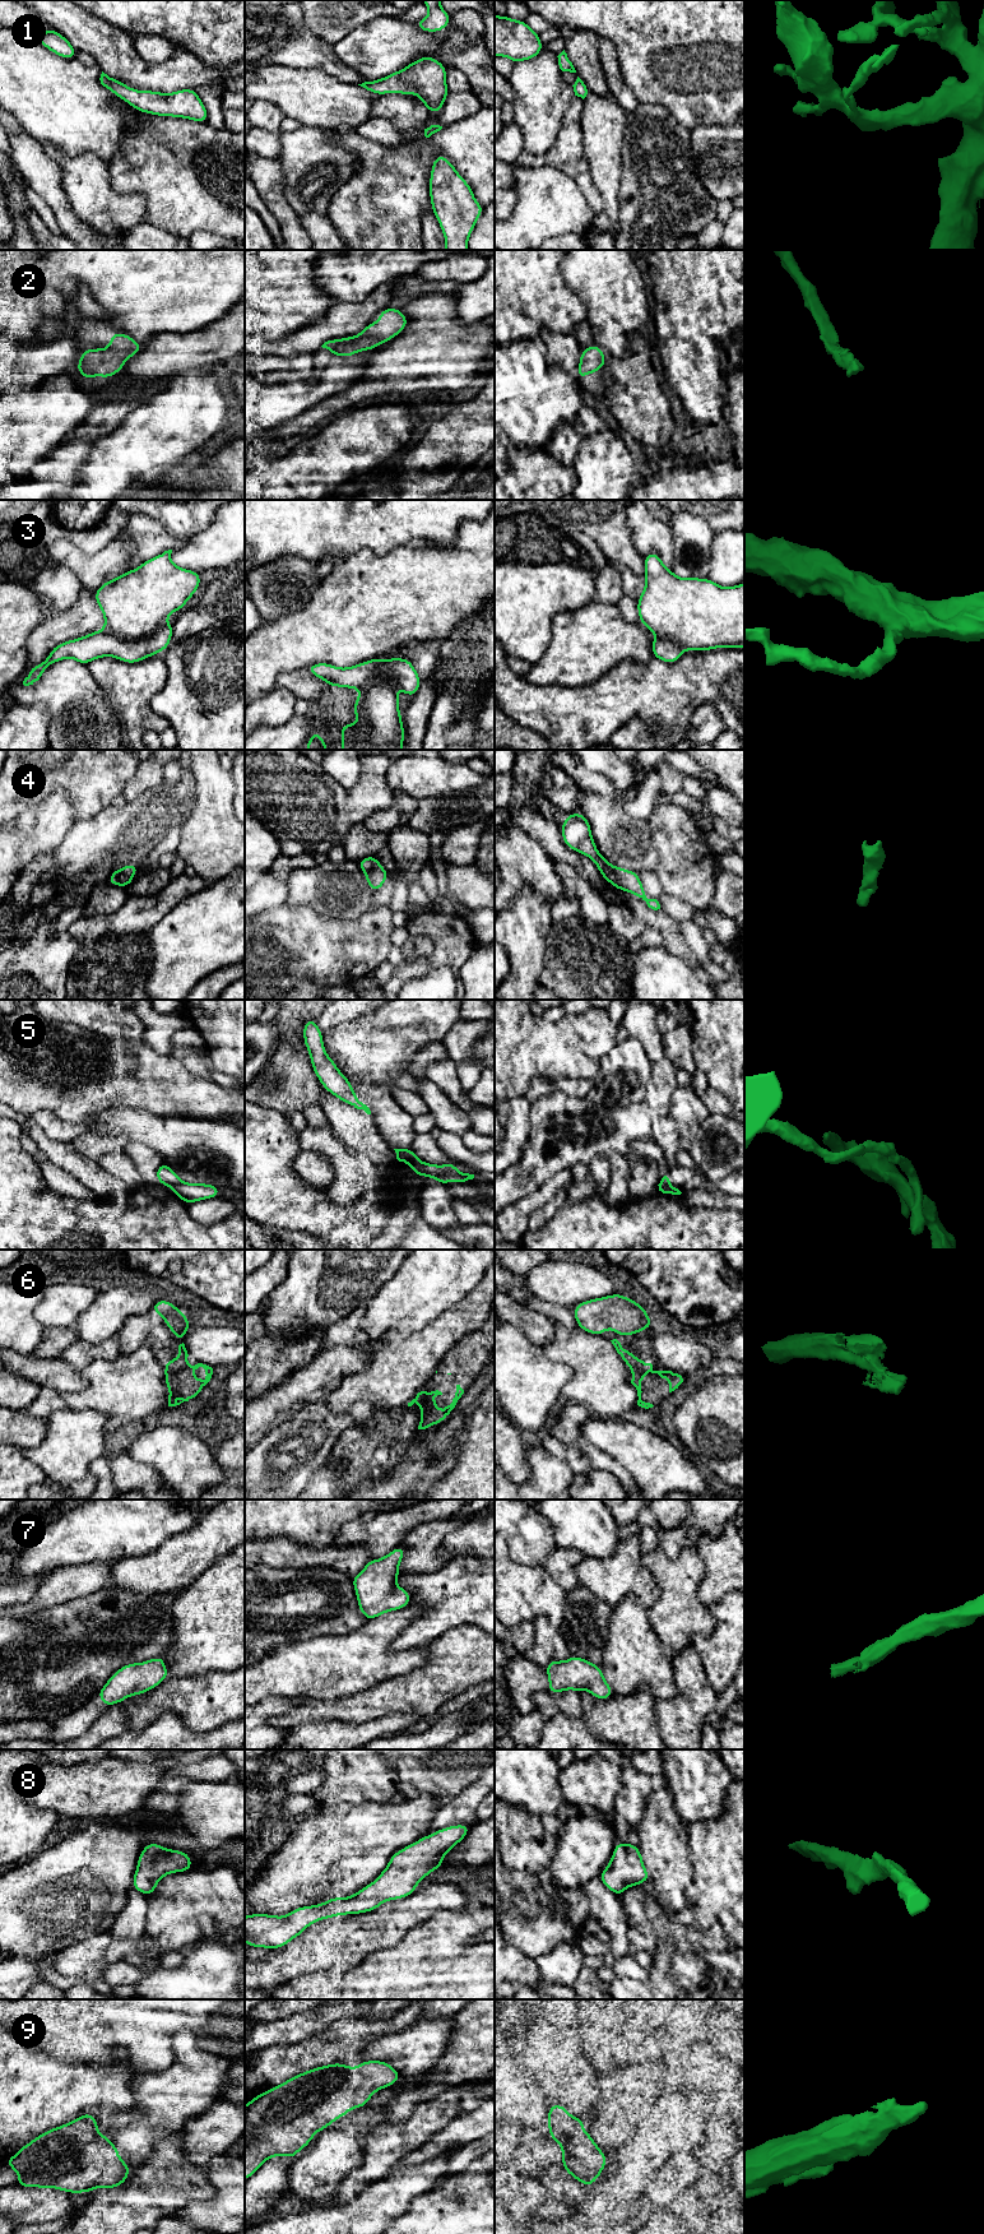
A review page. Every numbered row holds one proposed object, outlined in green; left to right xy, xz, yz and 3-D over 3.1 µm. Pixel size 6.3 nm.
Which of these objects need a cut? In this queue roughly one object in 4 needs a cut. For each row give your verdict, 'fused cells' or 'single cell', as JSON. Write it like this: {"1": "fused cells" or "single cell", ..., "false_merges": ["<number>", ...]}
{"1": "single cell", "2": "single cell", "3": "fused cells", "4": "single cell", "5": "fused cells", "6": "fused cells", "7": "single cell", "8": "single cell", "9": "single cell", "false_merges": ["3", "5", "6"]}

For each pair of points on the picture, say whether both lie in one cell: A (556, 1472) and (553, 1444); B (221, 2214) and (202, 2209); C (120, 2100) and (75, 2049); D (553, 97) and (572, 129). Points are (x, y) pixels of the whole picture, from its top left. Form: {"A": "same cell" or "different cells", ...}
{"A": "different cells", "B": "same cell", "C": "different cells", "D": "different cells"}

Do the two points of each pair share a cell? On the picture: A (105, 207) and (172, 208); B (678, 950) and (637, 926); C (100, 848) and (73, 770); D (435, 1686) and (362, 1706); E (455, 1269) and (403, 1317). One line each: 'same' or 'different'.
A: different
B: different
C: different
D: same
E: same

